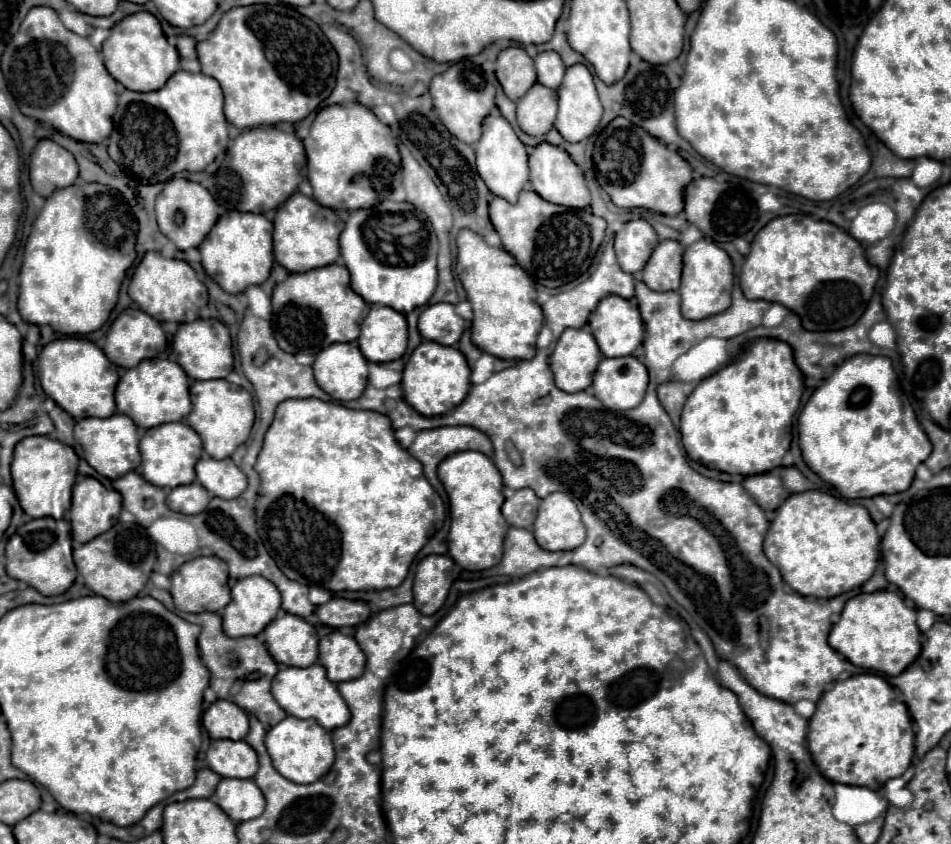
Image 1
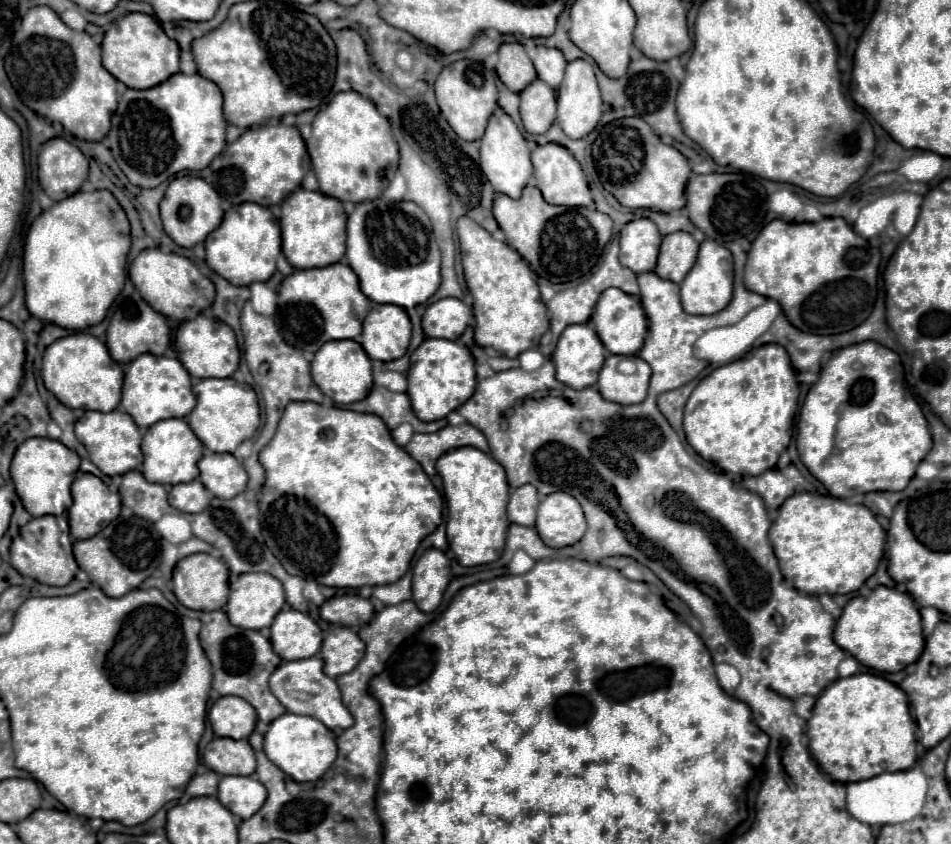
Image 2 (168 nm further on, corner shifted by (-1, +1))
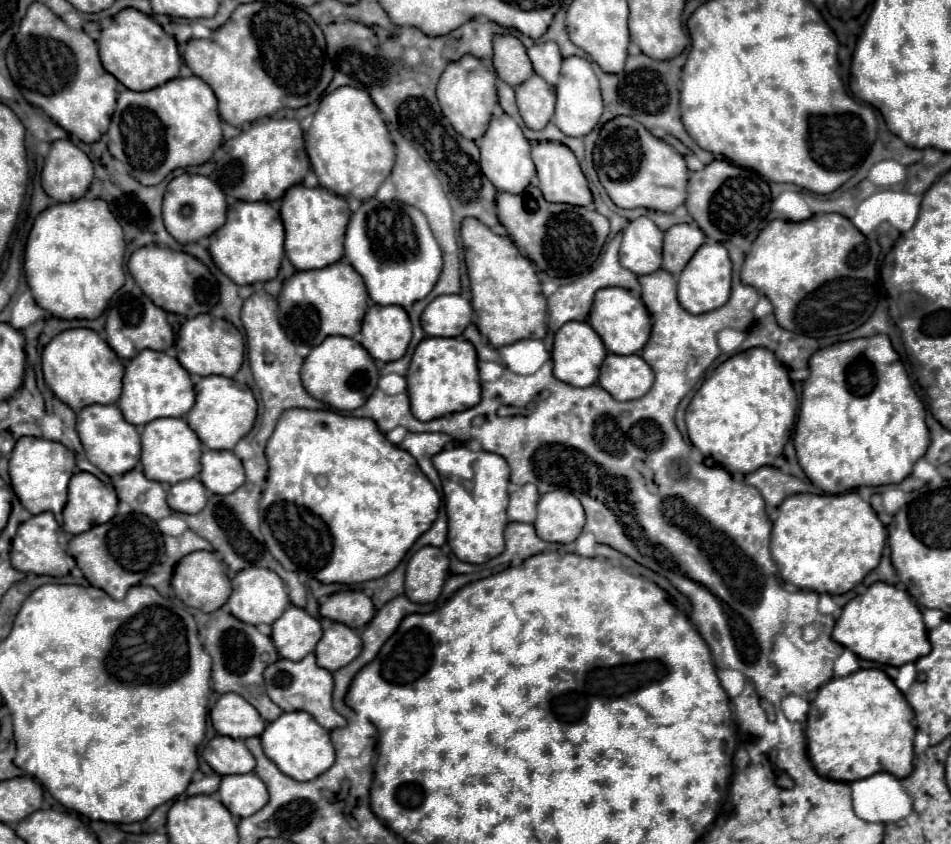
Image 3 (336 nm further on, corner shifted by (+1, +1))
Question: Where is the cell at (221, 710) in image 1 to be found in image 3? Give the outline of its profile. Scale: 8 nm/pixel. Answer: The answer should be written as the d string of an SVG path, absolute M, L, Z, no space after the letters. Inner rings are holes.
M224 693L212 707L210 719L216 733L232 739L256 737L266 727L260 713L256 713L256 709L238 693Z

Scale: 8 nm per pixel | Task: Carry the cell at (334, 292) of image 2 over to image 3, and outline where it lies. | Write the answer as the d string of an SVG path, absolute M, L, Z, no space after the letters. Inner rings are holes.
M346 261L324 269L298 271L284 281L278 297L278 317L284 333L298 345L316 347L330 335L354 337L368 309L368 293L362 277Z

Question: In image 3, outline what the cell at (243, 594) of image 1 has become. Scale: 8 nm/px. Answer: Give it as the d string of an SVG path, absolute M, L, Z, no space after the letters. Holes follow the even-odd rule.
M250 567L250 569L238 571L236 577L232 579L232 595L226 605L236 619L248 625L260 625L260 623L272 625L272 621L276 621L276 617L284 613L290 601L288 601L286 587L276 573L272 573L270 569L262 569L262 567Z

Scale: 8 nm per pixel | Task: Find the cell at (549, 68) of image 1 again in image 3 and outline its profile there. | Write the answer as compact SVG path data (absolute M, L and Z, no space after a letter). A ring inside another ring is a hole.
M554 41L536 43L528 49L528 57L534 65L536 75L548 81L548 85L556 85L558 75L560 75L560 65L562 65L562 55L560 55L558 45Z

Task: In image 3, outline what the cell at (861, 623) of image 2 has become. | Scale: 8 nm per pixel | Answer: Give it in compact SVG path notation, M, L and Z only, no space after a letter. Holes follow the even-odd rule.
M874 583L864 595L850 599L834 625L832 639L856 653L860 659L894 667L914 663L916 659L930 653L930 643L920 609L906 591L896 589L888 583Z

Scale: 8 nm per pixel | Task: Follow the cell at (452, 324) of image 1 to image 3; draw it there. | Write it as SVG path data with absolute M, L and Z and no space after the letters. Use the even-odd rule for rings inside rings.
M440 295L422 313L422 329L430 337L460 337L470 325L472 305L460 295Z

